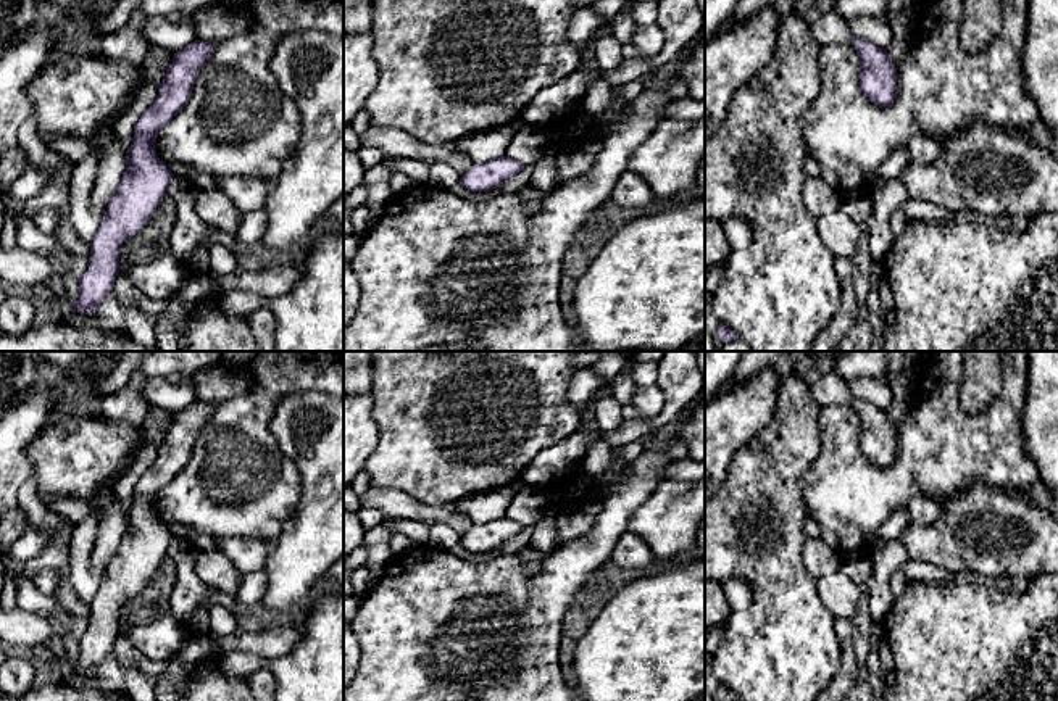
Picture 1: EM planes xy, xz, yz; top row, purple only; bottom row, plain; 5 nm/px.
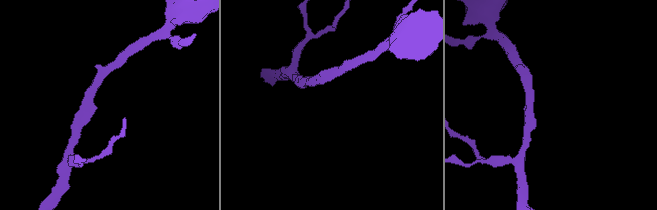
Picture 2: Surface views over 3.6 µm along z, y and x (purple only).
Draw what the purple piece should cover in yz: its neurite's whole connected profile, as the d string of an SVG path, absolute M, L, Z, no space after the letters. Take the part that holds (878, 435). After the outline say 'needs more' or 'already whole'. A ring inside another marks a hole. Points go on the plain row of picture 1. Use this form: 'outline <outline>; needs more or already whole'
outline M852 398L860 417L860 448L871 464L890 467L897 459L897 429L887 417L887 411L873 403Z; already whole

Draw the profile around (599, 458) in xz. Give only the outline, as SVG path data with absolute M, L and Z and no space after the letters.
M600 437L587 451L582 466L594 477L600 477L613 462L611 446Z

